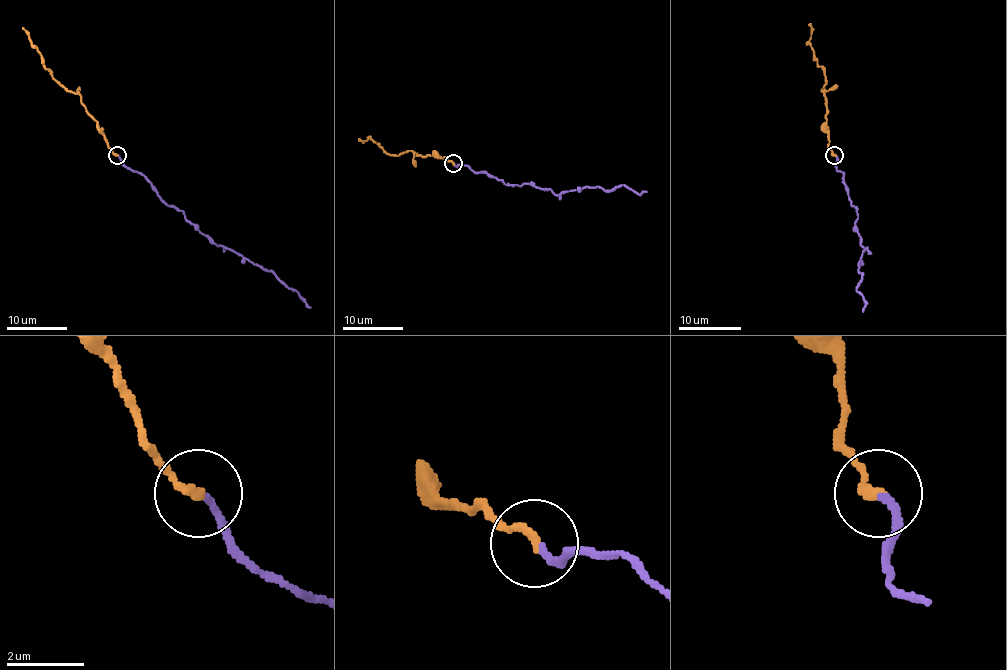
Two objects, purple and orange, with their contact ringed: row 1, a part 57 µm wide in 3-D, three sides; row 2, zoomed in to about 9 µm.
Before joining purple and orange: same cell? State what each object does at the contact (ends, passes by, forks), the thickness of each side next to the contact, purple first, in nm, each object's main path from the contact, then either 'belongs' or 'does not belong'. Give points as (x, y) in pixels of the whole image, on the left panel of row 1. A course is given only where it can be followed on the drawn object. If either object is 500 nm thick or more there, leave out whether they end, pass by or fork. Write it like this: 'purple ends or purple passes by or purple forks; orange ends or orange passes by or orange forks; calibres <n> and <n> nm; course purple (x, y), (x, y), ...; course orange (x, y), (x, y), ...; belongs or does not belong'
purple ends; orange ends; calibres 190 and 240 nm; course purple (118, 155), (125, 165), (141, 173), (170, 206), (180, 209), (214, 241), (271, 272), (309, 308); course orange (116, 155), (78, 94), (69, 92), (54, 79), (22, 27); belongs

